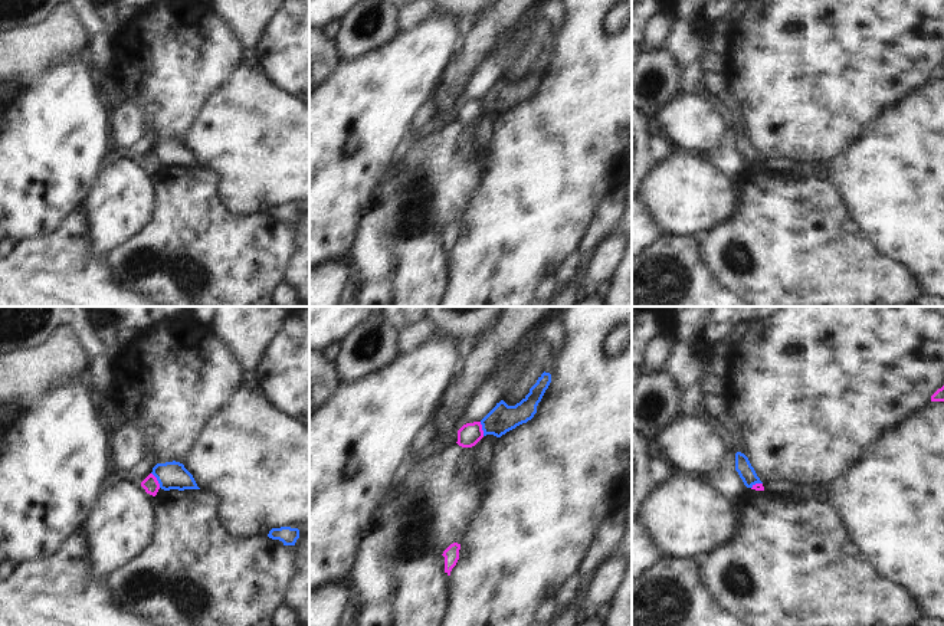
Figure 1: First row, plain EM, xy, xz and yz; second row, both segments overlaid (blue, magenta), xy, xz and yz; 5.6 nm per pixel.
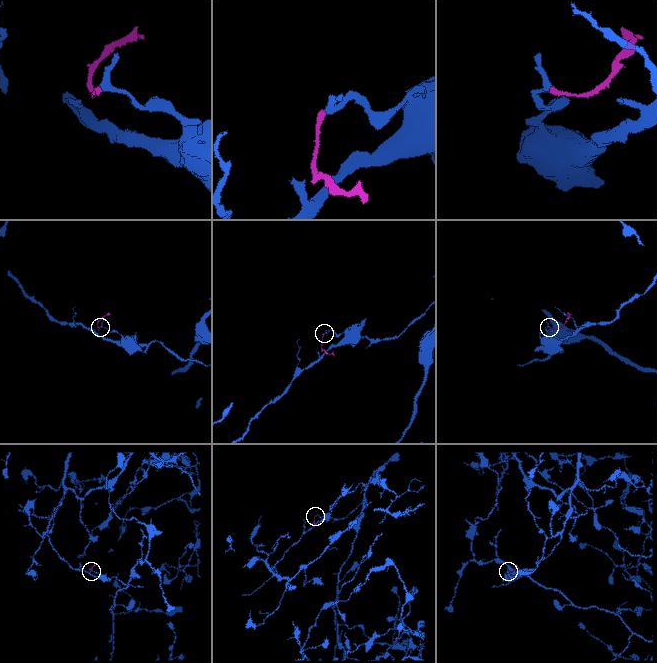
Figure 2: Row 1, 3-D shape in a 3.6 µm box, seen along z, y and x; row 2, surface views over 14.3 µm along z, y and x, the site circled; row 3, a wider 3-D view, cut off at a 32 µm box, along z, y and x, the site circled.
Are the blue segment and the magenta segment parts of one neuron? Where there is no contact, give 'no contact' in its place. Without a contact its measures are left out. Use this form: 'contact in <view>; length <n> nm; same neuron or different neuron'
contact in xy; length 100 nm; different neuron

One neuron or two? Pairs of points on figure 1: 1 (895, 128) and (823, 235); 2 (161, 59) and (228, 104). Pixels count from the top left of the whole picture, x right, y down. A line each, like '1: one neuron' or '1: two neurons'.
1: two neurons
2: two neurons

